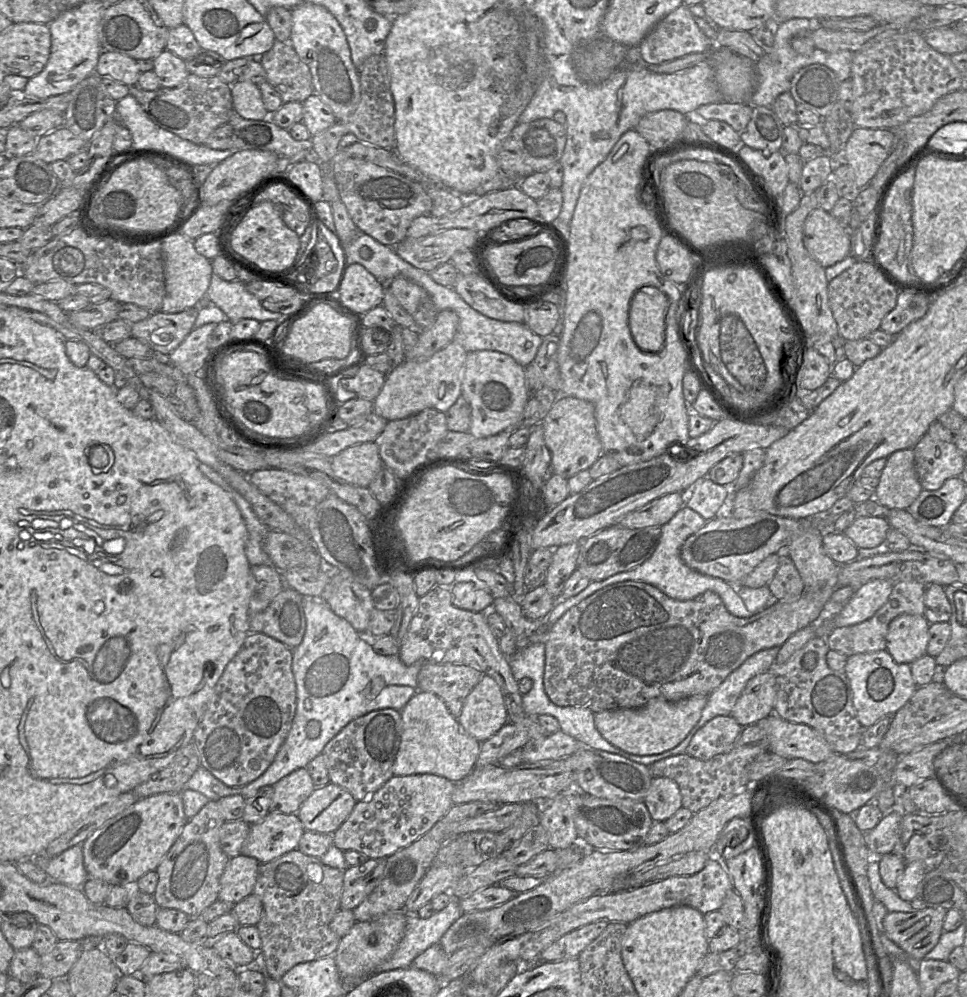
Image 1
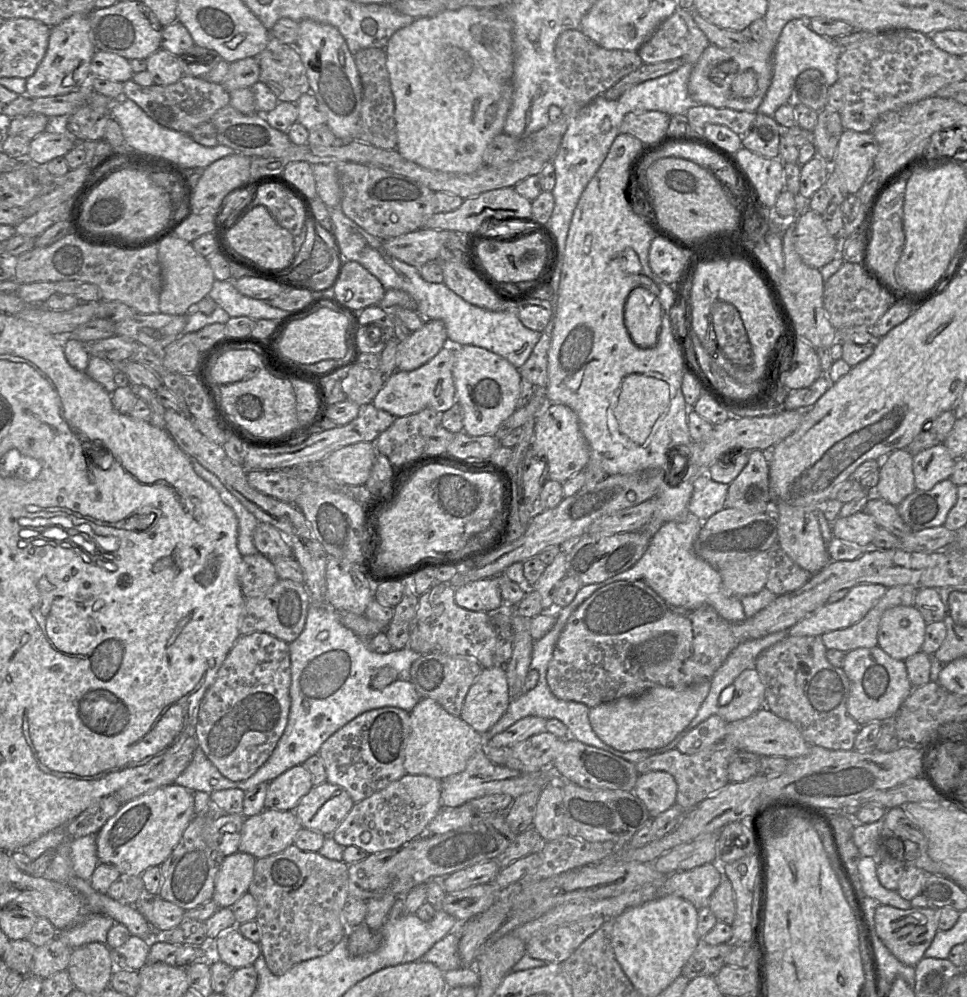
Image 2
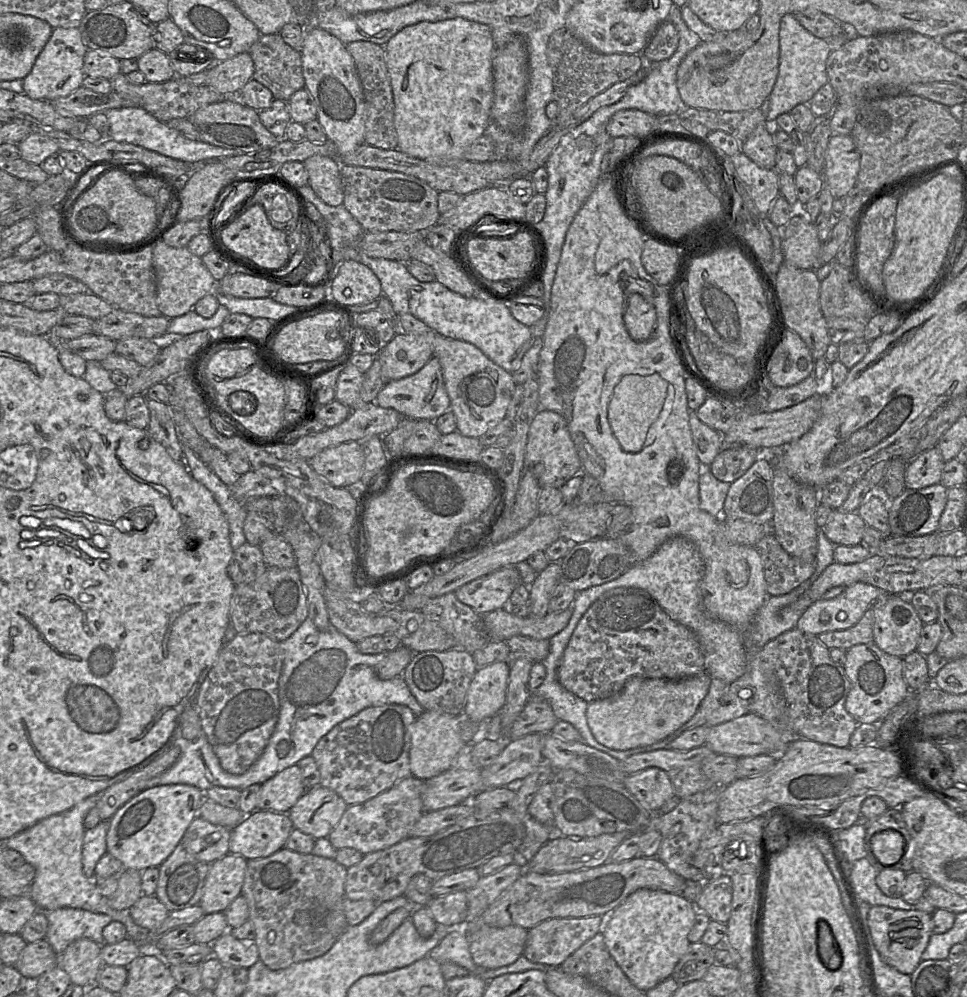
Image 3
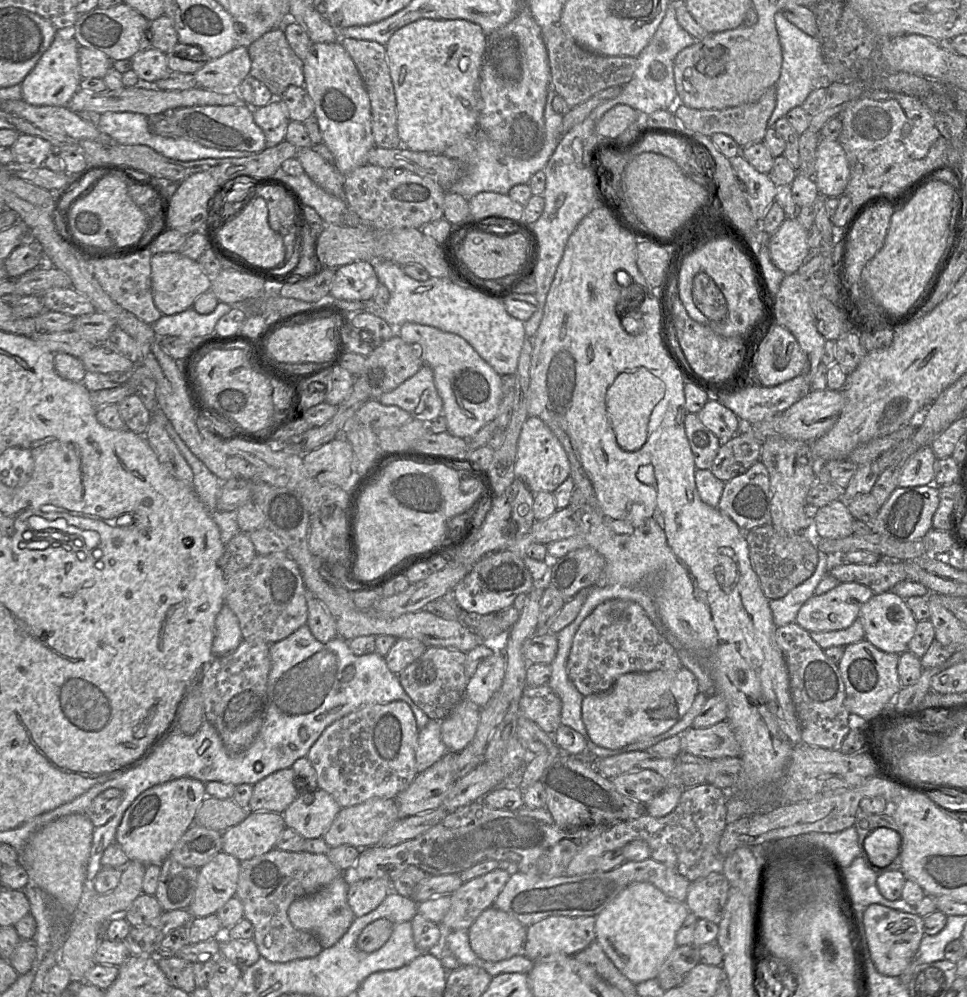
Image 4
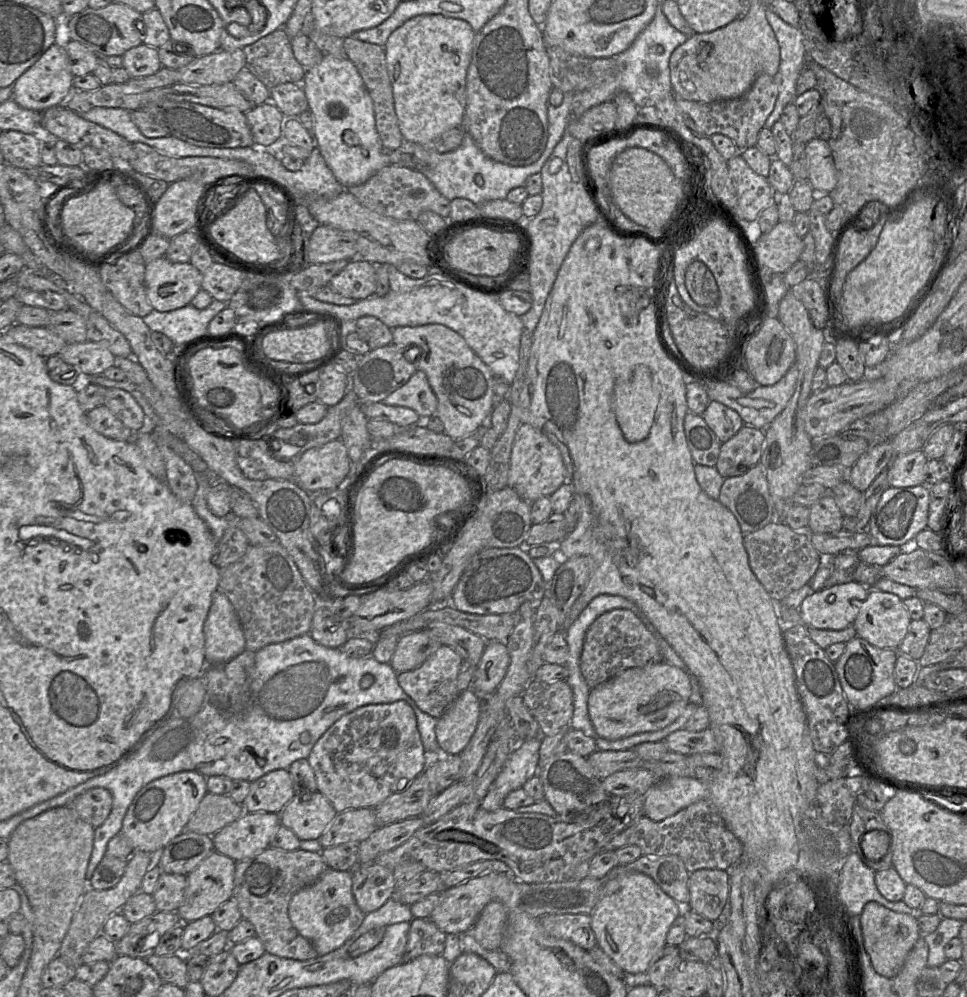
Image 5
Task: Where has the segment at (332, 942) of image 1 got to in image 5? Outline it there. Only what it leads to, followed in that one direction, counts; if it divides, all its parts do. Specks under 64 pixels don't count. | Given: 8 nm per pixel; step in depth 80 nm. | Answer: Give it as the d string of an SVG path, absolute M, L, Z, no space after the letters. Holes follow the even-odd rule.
M268 847L255 857L236 862L232 898L238 904L242 918L253 924L255 935L261 940L265 952L282 958L302 961L318 956L312 943L293 926L288 916L288 906L292 896L297 891L314 883L328 868L321 852L302 849L285 851Z

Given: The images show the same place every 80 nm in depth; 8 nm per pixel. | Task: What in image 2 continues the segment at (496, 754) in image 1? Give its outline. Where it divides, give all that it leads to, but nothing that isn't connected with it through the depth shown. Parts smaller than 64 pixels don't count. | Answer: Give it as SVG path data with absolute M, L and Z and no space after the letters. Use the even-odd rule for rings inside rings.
M527 716L501 733L496 734L488 741L488 747L508 747L511 748L515 744L522 742L534 735L538 735L546 731L547 719L538 716Z

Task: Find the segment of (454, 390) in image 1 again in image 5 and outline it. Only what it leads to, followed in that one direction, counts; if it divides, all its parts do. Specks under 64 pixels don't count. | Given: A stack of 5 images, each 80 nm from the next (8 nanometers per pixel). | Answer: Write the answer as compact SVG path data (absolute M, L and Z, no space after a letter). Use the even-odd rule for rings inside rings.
M417 370L401 387L383 401L386 405L403 406L414 410L420 417L429 417L437 410L437 397L429 385L426 374Z

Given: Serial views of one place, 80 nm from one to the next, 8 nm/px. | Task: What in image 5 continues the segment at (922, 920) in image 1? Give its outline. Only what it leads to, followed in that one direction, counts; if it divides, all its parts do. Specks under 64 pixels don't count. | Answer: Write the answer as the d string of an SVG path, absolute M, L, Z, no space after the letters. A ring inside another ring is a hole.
M875 901L868 902L861 913L860 924L864 947L874 970L893 979L901 970L906 957L921 936L917 917L911 914L895 912Z

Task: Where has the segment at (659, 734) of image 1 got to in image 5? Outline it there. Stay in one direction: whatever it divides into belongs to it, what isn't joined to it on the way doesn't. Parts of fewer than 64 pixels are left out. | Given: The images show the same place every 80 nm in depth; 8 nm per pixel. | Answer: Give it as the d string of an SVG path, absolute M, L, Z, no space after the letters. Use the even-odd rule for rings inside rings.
M666 662L628 668L590 690L588 714L597 735L608 740L657 731L680 716L691 691L689 674Z

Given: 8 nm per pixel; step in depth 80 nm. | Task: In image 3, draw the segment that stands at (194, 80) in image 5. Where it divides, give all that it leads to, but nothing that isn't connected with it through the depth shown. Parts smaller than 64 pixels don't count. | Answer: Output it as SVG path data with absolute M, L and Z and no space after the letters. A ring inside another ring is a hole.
M248 52L214 63L208 69L208 85L223 96L236 96L253 79L254 63Z

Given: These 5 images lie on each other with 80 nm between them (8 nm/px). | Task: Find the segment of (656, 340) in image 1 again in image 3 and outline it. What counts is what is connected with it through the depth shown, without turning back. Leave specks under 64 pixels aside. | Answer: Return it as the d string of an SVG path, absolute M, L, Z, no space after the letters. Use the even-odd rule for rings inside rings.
M632 293L627 299L623 320L626 330L633 340L646 341L656 328L655 307L642 294Z

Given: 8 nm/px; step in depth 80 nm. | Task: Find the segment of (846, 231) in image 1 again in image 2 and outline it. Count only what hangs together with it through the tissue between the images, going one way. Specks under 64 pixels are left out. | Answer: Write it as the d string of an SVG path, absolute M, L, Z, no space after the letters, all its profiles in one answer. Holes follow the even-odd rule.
M807 209L796 220L794 248L806 265L820 269L839 254L839 241L829 233L822 214Z

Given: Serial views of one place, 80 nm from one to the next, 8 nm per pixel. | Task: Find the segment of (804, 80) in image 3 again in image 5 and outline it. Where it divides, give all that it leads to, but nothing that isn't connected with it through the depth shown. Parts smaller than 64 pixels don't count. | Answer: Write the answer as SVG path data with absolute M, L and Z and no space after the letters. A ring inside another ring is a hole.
M770 9L765 12L780 50L780 64L775 83L778 87L778 97L773 111L765 122L765 128L771 129L779 120L783 109L793 103L796 97L796 81L801 70L806 66L807 53L803 43L803 34L799 27L792 27L783 21Z

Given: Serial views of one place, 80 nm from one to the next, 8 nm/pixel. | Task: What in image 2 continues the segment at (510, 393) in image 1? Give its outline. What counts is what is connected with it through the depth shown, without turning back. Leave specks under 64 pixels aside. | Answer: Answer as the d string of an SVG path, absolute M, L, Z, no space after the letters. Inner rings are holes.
M464 345L455 346L453 380L456 402L463 411L463 431L472 437L491 435L517 409L520 396L521 375L505 358L485 348Z

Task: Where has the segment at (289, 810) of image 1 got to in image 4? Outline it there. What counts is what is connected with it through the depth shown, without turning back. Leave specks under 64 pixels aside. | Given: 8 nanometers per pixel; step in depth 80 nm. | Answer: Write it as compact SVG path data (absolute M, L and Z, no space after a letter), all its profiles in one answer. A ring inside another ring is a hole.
M290 767L276 771L254 784L247 810L283 813L299 795L294 777L295 773Z

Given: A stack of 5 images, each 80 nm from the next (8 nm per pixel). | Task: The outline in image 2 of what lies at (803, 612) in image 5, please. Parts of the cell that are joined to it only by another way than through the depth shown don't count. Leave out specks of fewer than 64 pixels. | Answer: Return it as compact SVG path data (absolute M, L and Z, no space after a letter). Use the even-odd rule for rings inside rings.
M859 584L835 603L826 603L812 615L796 623L789 636L821 636L826 632L850 627L862 620L886 593L881 584Z

